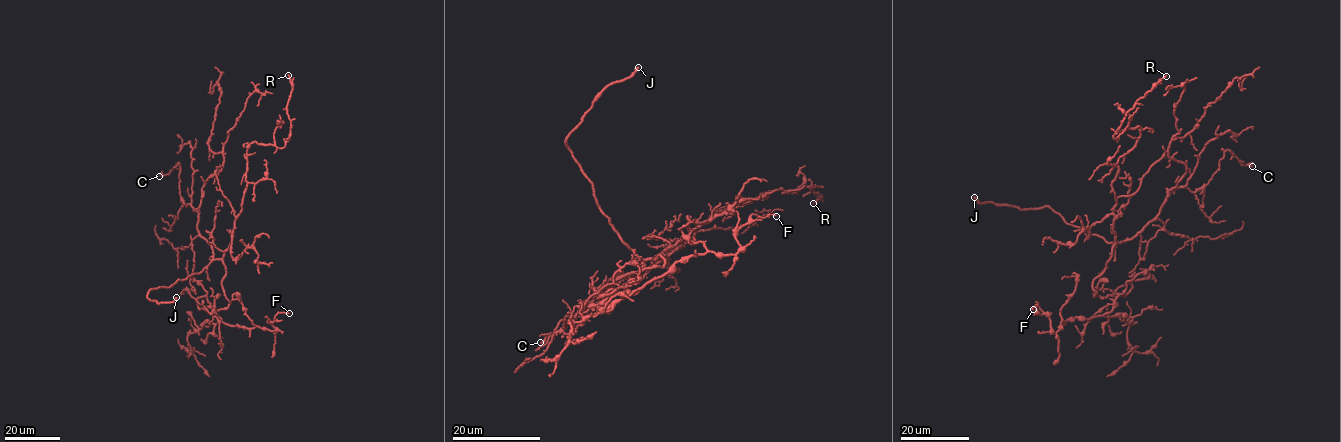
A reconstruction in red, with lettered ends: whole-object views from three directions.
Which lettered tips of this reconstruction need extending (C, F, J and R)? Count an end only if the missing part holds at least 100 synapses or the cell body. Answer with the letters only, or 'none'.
J

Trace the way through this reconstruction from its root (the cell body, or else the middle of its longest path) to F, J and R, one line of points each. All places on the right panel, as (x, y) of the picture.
F: (1121, 241), (1093, 280), (1095, 295), (1119, 294), (1110, 312), (1062, 320), (1056, 333), (1033, 309)
J: (1121, 241), (1107, 243), (1086, 228), (1067, 223), (1047, 206), (1023, 210), (1008, 204), (982, 204), (974, 197)
R: (1121, 241), (1113, 230), (1112, 182), (1140, 127), (1113, 134), (1166, 76)

